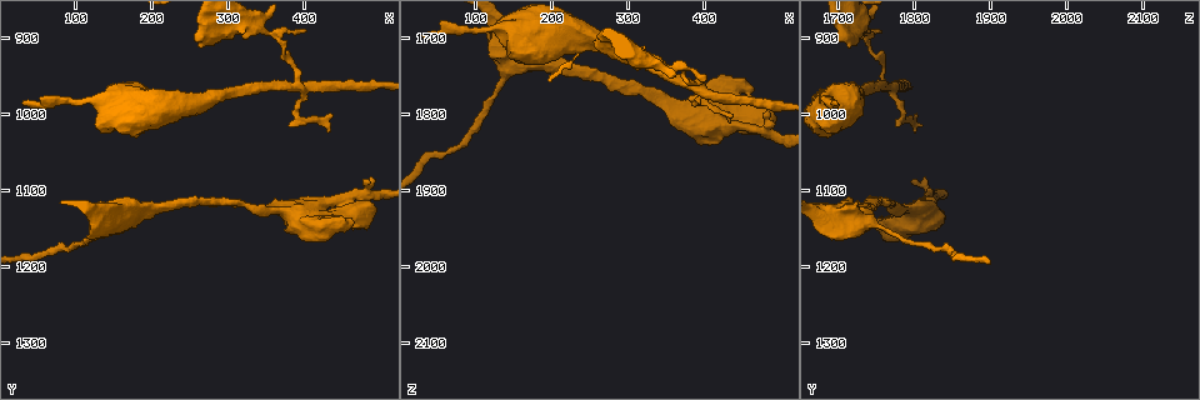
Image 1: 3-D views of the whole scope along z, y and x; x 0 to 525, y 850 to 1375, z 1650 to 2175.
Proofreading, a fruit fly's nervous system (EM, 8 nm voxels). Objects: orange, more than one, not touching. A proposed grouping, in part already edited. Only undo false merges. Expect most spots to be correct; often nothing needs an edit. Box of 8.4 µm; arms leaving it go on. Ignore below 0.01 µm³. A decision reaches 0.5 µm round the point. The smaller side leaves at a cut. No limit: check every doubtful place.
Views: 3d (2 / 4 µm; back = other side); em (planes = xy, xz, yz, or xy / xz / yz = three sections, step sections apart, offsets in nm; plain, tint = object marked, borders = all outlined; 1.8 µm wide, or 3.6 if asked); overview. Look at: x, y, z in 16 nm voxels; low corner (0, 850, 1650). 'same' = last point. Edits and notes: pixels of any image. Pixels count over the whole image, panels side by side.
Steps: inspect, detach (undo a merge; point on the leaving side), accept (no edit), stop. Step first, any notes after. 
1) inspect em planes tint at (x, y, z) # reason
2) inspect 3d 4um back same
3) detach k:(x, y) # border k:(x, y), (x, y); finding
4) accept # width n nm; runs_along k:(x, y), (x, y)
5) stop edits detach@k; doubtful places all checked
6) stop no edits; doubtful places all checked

inspect em planes tint at (345, 890, 1740) # thick turns thin

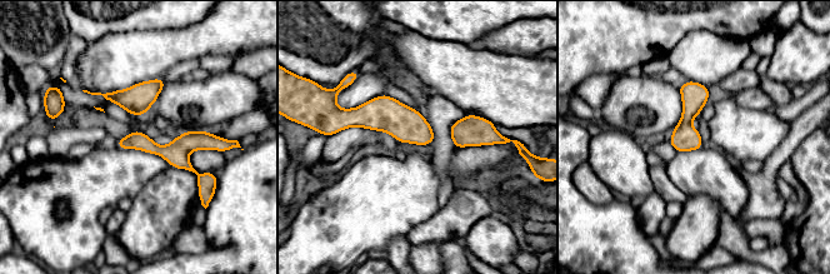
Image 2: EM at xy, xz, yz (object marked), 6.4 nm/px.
accept # runs_along 2:(119, 143), (158, 150), (213, 147); continuous, no second neuron

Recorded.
inspect em planes tint at (380, 965, 1760) # narrows sharply

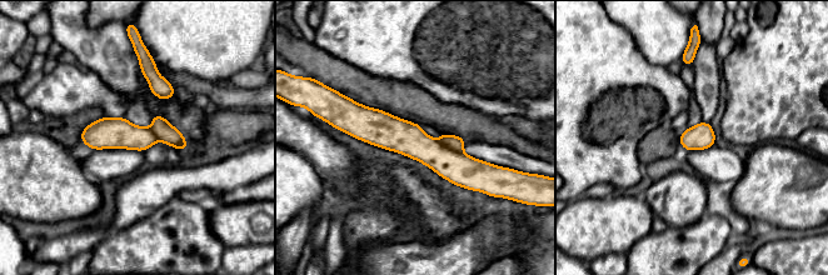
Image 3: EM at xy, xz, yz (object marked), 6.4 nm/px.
detach 3:(455, 143) # border 3:(439, 140), (462, 153); a second neuron is stuck on

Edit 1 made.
inspect 3d 2um back at (460, 1125, 1815) # branch point

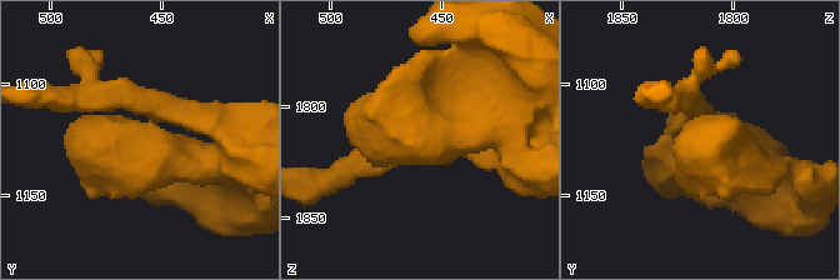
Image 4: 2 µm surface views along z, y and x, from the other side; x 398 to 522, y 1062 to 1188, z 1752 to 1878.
inspect em planes tint at (462, 1130, 1810)

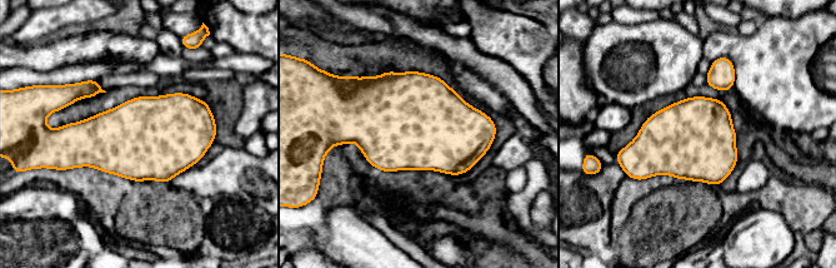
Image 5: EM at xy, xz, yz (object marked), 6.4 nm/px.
accept # one neuron here

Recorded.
stop edits detach@3; doubtful places all checked

